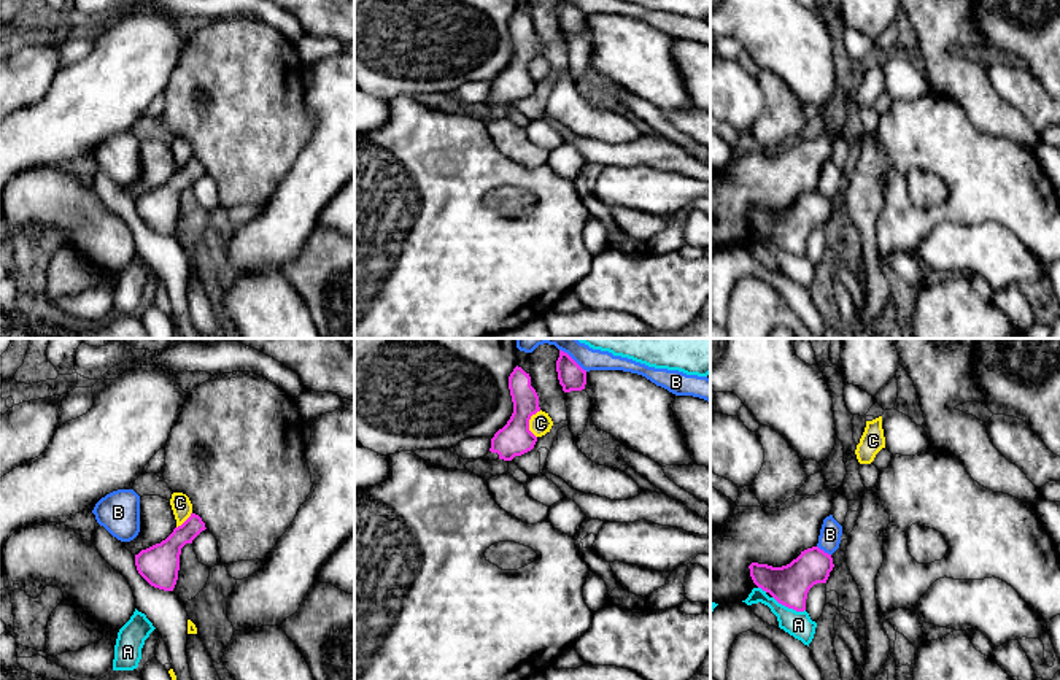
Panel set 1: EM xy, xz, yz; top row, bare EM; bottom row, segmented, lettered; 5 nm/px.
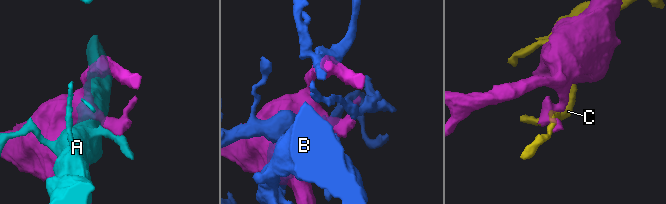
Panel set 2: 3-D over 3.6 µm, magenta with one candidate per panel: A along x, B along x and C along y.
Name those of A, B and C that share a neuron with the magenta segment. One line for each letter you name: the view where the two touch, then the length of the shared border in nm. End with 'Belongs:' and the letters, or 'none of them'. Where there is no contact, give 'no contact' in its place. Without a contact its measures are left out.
Belongs: none of them

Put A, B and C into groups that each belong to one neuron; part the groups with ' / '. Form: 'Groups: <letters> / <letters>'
Groups: A / B / C

